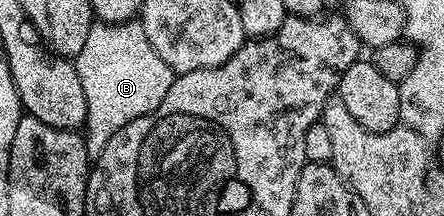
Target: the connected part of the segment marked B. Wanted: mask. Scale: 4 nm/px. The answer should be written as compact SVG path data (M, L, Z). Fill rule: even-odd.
M141 20L122 21L119 25L95 23L88 31L88 40L74 61L84 89L86 152L96 155L104 151L108 139L132 119L140 119L160 107L168 87L172 87L175 72L153 50Z

